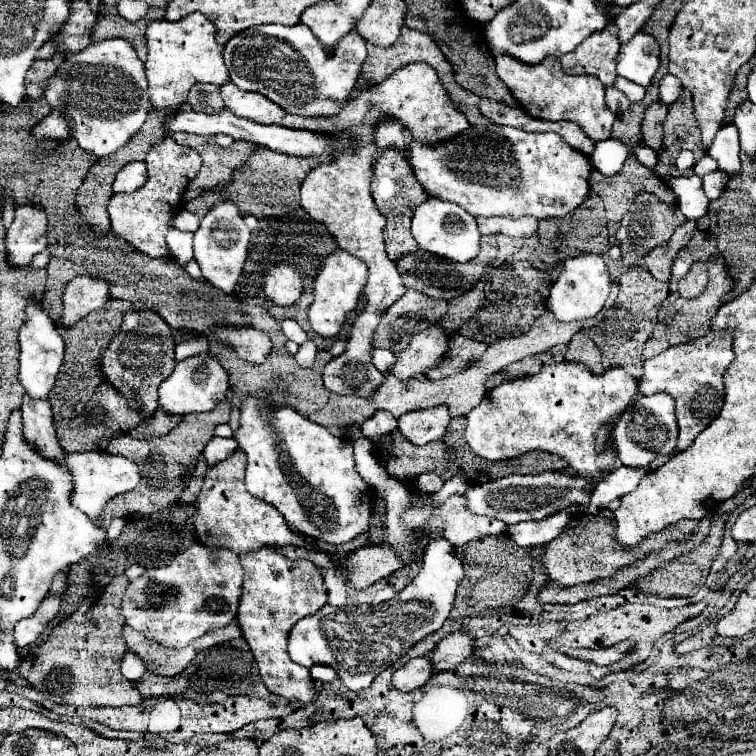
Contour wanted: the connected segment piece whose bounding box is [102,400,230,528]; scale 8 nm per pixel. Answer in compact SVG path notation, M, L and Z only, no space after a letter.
M222 400L210 412L184 416L180 426L174 428L168 436L136 440L130 434L120 434L114 440L110 440L106 450L110 454L116 454L116 456L132 458L132 462L138 466L141 480L138 488L134 488L132 492L120 494L120 496L116 496L114 500L110 500L106 504L106 508L102 510L104 528L108 528L112 518L122 518L126 514L134 514L138 518L146 518L146 516L150 516L150 514L154 514L158 510L166 510L172 504L176 504L180 500L182 490L188 486L190 478L194 476L198 458L200 458L204 446L214 438L214 428L218 424L226 424L228 420L230 420L230 404L228 404L228 400Z

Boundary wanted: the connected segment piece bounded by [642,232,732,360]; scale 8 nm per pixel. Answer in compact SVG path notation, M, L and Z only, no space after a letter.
M696 232L692 236L692 240L688 242L686 250L692 252L692 258L698 260L698 262L704 262L708 266L708 284L704 288L704 292L692 300L684 300L680 298L678 292L674 292L674 284L670 284L670 294L668 298L664 300L664 304L660 306L660 312L658 312L658 324L652 332L652 336L646 340L644 344L644 354L642 354L642 360L648 360L660 352L664 352L666 348L672 348L672 346L678 346L678 344L686 344L686 342L692 342L704 334L710 332L710 320L712 316L716 314L718 310L718 304L720 300L724 298L724 294L730 292L732 288L732 278L728 274L728 268L722 260L722 256L718 254L718 248L716 248L716 240L714 240L714 234L710 232Z

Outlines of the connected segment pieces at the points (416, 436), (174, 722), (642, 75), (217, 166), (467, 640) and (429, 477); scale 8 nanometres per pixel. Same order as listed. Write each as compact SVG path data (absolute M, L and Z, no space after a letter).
M444 406L406 412L404 416L398 418L398 430L406 440L410 440L416 446L440 440L446 434L448 424L450 424L450 414Z
M166 698L162 702L154 702L150 706L150 720L148 720L148 732L162 734L162 732L174 732L178 728L178 706L172 698Z
M638 32L630 42L620 46L616 58L618 76L648 88L660 64L658 56L660 56L660 46L656 38L646 32Z
M178 132L178 136L172 136L178 144L190 146L194 148L200 156L202 156L202 168L198 172L198 176L194 180L190 180L190 184L186 186L186 194L182 198L182 202L190 202L192 198L196 198L198 194L202 194L204 190L210 190L216 186L226 186L230 182L230 174L240 168L248 156L254 152L256 144L238 140L234 142L230 148L222 148L214 142L214 138L208 136L190 136L184 132Z
M454 632L454 634L446 636L438 644L438 648L434 648L434 652L430 654L430 662L432 662L434 672L454 670L472 652L474 652L474 640L464 632Z
M436 472L420 474L416 480L418 480L418 484L420 484L426 492L438 492L438 490L442 488L442 484L444 484L444 480L440 478L440 474L436 474Z

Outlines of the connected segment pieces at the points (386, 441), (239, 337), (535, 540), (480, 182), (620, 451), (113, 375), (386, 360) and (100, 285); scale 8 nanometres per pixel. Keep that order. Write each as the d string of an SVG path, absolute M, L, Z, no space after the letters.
M374 414L370 420L366 420L360 426L362 436L366 436L368 440L372 440L378 446L388 448L390 446L390 432L396 428L396 418L392 414Z
M218 328L216 336L228 346L236 348L238 356L252 364L262 364L272 348L266 332L254 328Z
M562 510L540 522L520 522L514 526L508 526L508 534L516 540L518 546L524 546L524 548L544 546L550 540L554 540L562 532L562 528L566 528L568 518L570 518L570 512Z
M470 126L466 132L456 136L450 142L426 148L422 144L410 144L410 166L414 176L424 186L424 190L440 200L454 202L462 206L472 216L534 216L542 218L564 218L574 212L590 194L590 160L578 150L570 148L562 136L554 132L534 134L510 126Z
M668 394L638 396L636 402L622 412L612 432L618 460L628 468L648 466L658 456L670 456L676 450L676 438L678 438L678 424L674 416L674 400Z
M132 310L126 312L120 324L120 332L114 334L110 344L100 358L100 370L120 396L126 400L136 400L138 408L144 412L144 420L148 420L158 408L158 386L162 380L170 376L176 366L174 358L174 336L172 328L152 310Z
M376 348L372 362L374 362L374 366L376 366L382 374L388 374L388 372L392 370L392 364L394 364L394 354L392 354L390 350L380 350L380 348Z
M76 276L70 284L66 284L62 300L64 314L60 324L72 326L108 302L108 284L92 276Z

